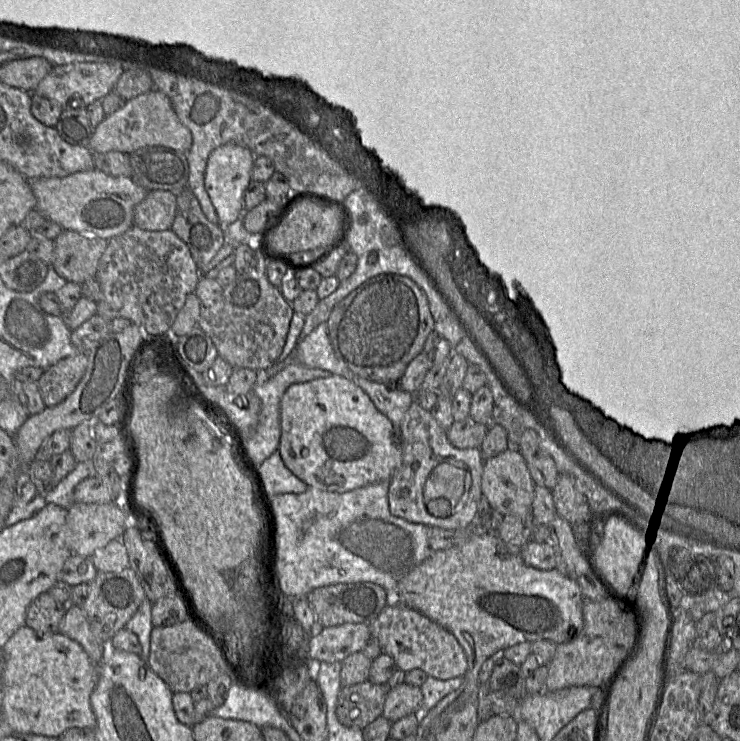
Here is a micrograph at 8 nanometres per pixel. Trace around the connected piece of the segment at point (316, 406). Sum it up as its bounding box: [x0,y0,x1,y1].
[278,375,402,493]

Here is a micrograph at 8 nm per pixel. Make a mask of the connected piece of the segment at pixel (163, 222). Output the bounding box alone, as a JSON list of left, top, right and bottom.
[133,190,177,231]

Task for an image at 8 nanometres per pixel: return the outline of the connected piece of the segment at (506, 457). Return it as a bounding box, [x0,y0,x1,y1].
[482,449,535,518]

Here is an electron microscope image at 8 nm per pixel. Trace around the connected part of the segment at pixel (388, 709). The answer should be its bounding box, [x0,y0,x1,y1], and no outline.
[382,682,423,723]

